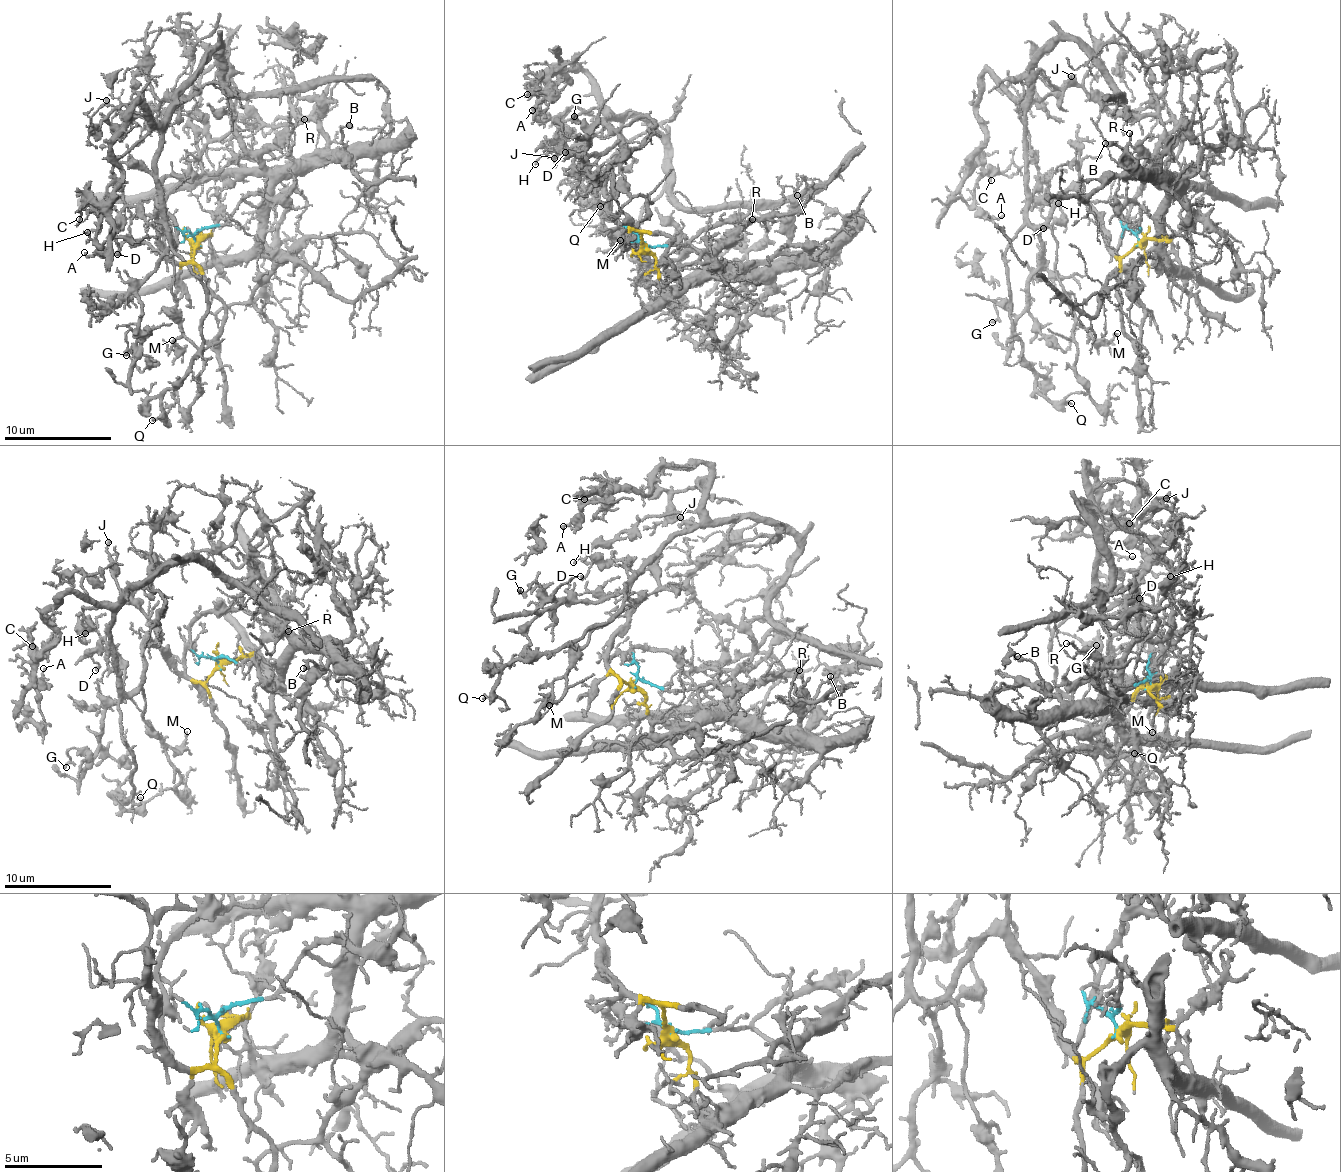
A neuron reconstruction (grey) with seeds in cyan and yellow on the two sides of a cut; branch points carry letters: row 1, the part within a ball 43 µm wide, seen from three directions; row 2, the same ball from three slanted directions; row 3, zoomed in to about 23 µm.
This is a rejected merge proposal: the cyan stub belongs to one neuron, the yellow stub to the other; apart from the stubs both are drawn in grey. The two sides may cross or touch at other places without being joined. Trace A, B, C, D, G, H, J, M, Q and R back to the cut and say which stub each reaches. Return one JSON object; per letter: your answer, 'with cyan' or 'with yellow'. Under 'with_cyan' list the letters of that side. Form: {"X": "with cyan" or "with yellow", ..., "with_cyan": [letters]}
{"A": "with yellow", "B": "with cyan", "C": "with yellow", "D": "with yellow", "G": "with yellow", "H": "with yellow", "J": "with yellow", "M": "with yellow", "Q": "with yellow", "R": "with cyan", "with_cyan": ["B", "R"]}

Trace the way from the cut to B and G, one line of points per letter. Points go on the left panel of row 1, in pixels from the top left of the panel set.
B: (197, 243), (194, 236), (218, 227), (242, 200), (259, 204), (280, 180), (339, 152), (342, 129), (350, 126)
G: (197, 243), (189, 262), (164, 253), (159, 206), (175, 242), (143, 282), (140, 341), (129, 331), (127, 356)

